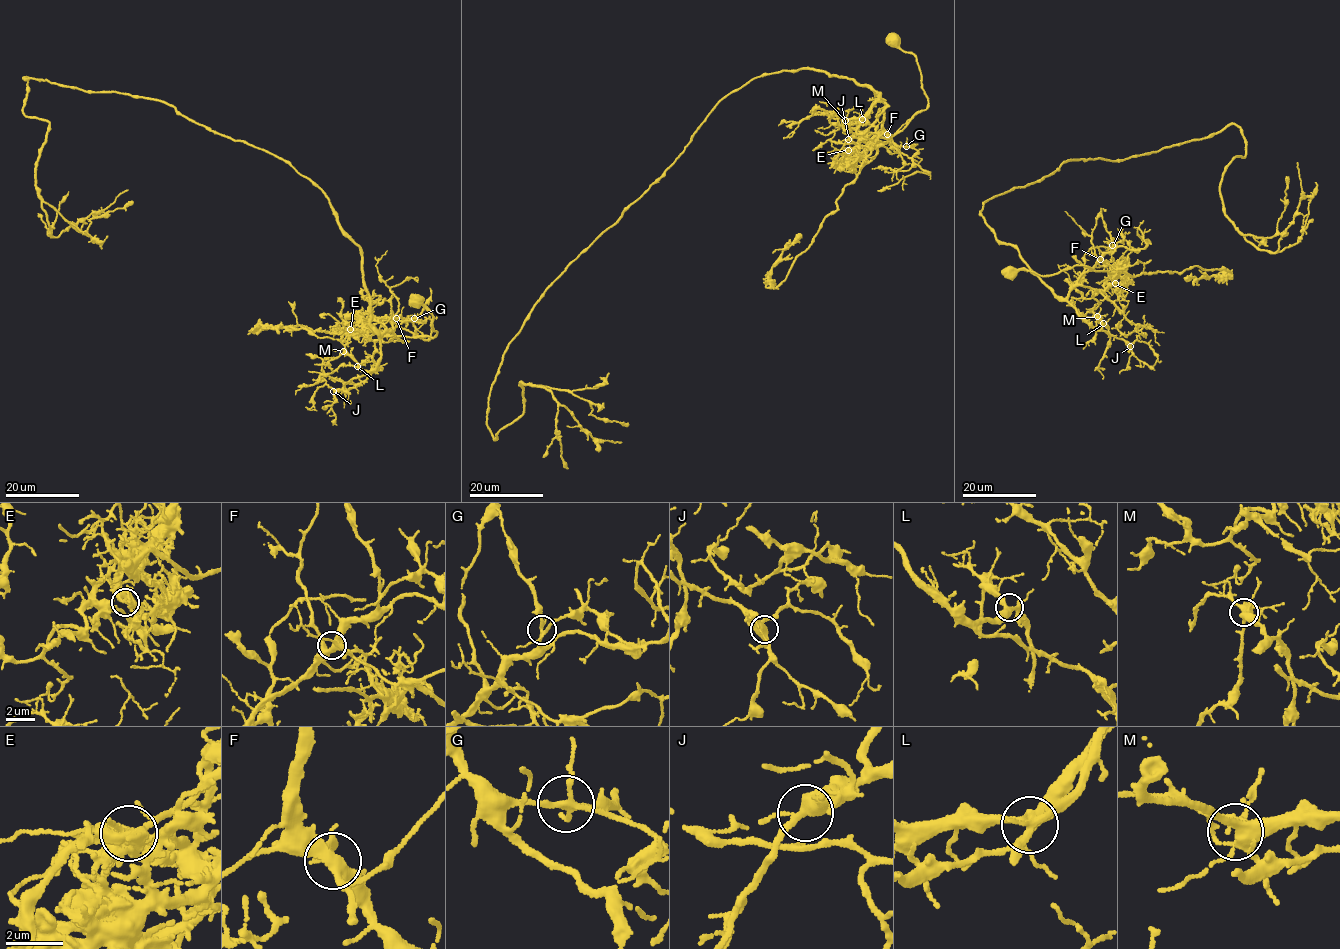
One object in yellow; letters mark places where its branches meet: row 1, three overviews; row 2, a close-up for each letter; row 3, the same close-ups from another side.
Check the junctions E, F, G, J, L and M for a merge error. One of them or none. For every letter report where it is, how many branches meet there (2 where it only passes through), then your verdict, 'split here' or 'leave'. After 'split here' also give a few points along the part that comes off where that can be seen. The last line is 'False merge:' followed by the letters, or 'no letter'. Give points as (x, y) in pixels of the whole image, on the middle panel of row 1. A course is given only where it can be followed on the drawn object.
E: at (848, 150); 5 branches meet; split here; foreign part runs (848, 150), (860, 153), (873, 147), (876, 155), (844, 187), (837, 208), (774, 287), (771, 269), (800, 233)
F: at (887, 134); 4 branches meet; leave
G: at (906, 146); 5 branches meet; leave
J: at (848, 139); 4 branches meet; leave
L: at (862, 119); 4 branches meet; leave
M: at (845, 120); 5 branches meet; leave
False merge: E

